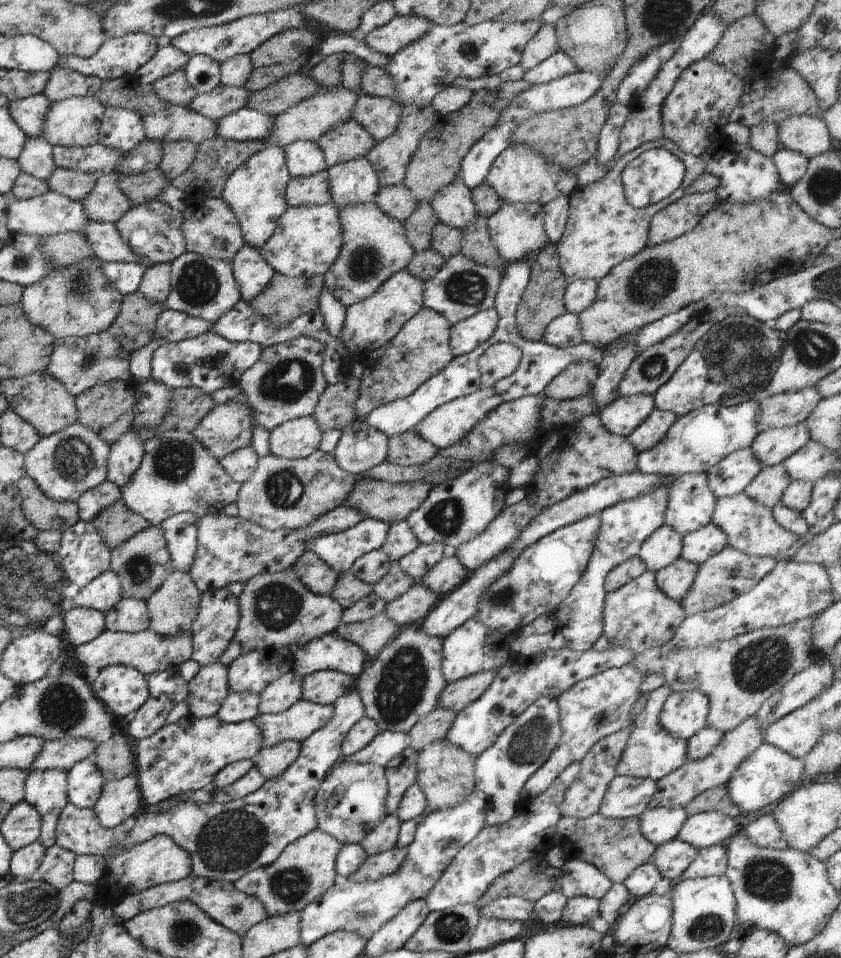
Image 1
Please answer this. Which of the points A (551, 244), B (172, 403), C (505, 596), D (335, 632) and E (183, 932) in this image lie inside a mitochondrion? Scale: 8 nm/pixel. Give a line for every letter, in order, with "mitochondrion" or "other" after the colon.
A: other
B: other
C: mitochondrion
D: other
E: mitochondrion

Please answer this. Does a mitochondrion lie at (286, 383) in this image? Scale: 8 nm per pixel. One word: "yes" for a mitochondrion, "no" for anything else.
yes

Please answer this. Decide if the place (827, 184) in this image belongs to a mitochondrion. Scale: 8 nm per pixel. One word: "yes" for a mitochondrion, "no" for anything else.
yes

